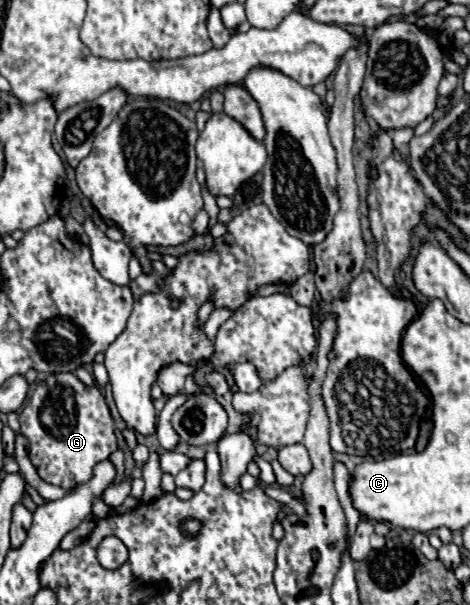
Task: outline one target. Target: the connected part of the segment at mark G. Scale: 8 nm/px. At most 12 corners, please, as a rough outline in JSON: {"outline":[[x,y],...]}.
{"outline":[[40,381],[20,411],[46,483],[88,481],[118,449],[102,391]]}

